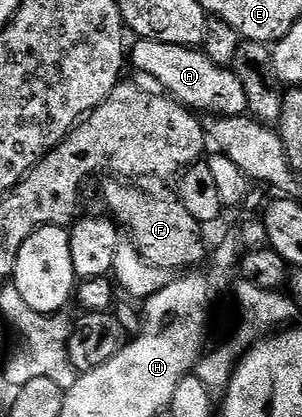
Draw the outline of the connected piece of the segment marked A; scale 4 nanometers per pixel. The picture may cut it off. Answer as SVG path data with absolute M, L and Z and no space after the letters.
M137 40L131 46L131 66L134 66L141 74L154 78L160 89L168 97L175 99L182 106L194 111L206 110L206 115L220 116L222 118L240 118L246 113L245 93L241 91L241 81L233 73L232 69L215 64L206 56L204 49L190 48L188 46L176 46L175 44L163 44L155 40Z

